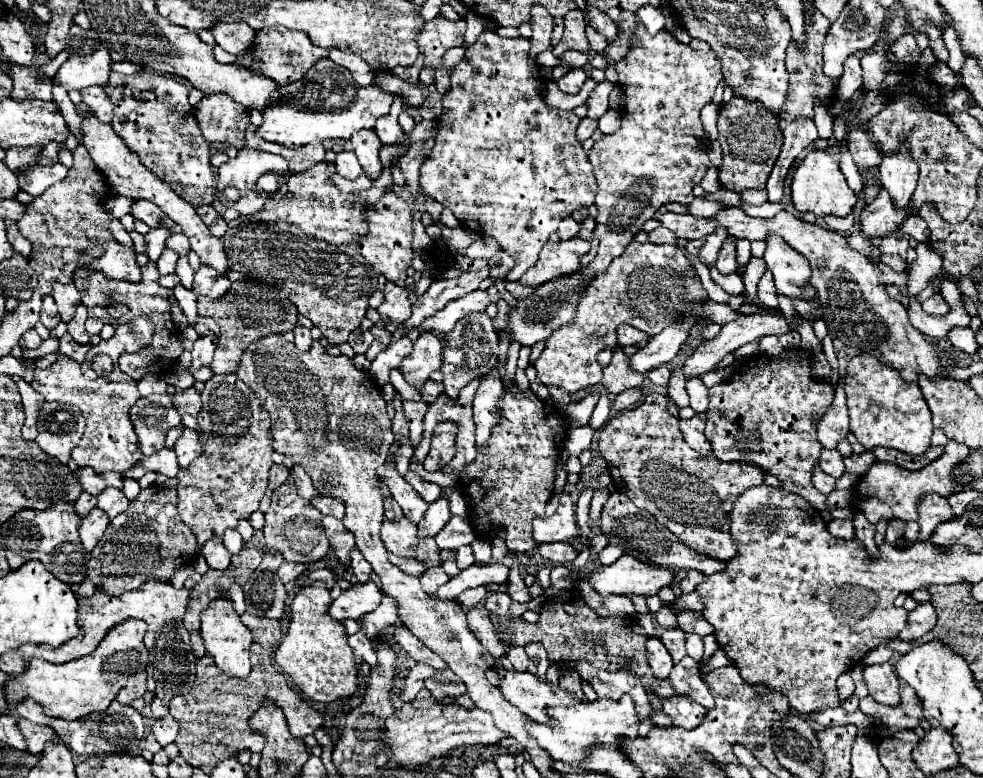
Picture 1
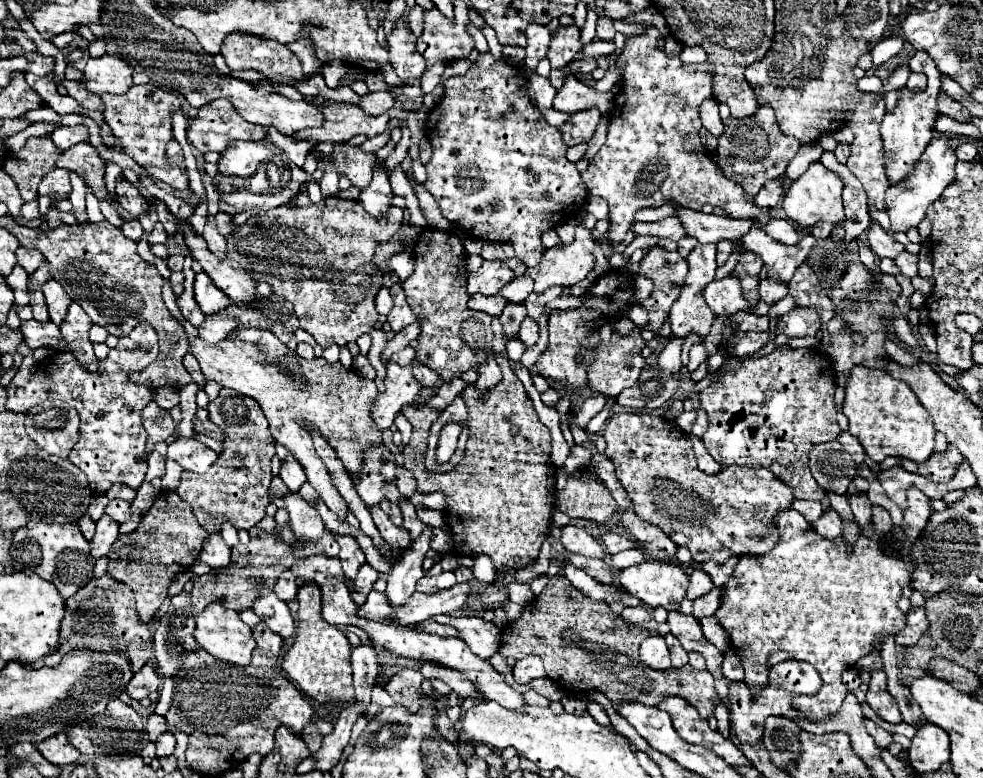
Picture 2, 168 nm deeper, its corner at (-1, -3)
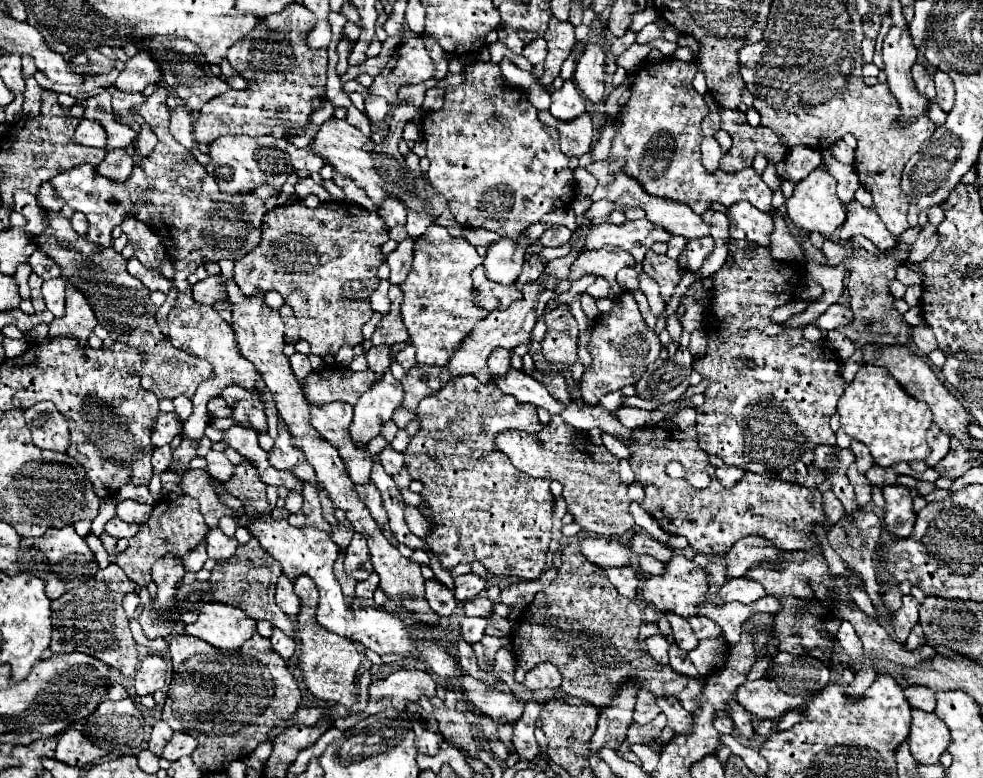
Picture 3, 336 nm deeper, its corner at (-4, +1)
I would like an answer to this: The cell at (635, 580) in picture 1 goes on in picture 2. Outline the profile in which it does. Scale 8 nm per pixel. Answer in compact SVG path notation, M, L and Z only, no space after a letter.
M657 560L621 570L619 582L643 604L663 606L665 610L679 610L689 586L689 578L679 564Z

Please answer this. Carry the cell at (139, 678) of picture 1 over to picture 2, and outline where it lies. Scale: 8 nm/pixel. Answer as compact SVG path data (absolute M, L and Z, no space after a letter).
M146 664L137 674L133 674L133 678L129 680L125 692L127 692L131 698L141 700L141 698L149 696L151 692L158 691L162 686L162 682L162 677L155 668Z

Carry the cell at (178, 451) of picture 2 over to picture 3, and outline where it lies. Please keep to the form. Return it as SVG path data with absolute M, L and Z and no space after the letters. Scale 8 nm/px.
M210 450L210 452L206 454L206 462L208 462L206 472L214 474L216 480L220 480L220 482L230 480L230 476L232 476L232 472L234 472L234 466L232 466L232 462L230 462L222 452Z

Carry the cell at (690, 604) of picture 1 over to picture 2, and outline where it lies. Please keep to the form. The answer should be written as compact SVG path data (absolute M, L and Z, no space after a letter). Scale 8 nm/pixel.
M713 588L709 594L697 598L693 602L693 616L695 618L713 616L717 612L717 608L721 606L721 596L723 596L723 588Z

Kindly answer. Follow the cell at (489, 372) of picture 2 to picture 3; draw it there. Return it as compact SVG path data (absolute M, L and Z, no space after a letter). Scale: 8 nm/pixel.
M492 350L490 358L488 358L488 368L490 368L492 380L504 378L506 372L510 370L510 352L508 350Z

